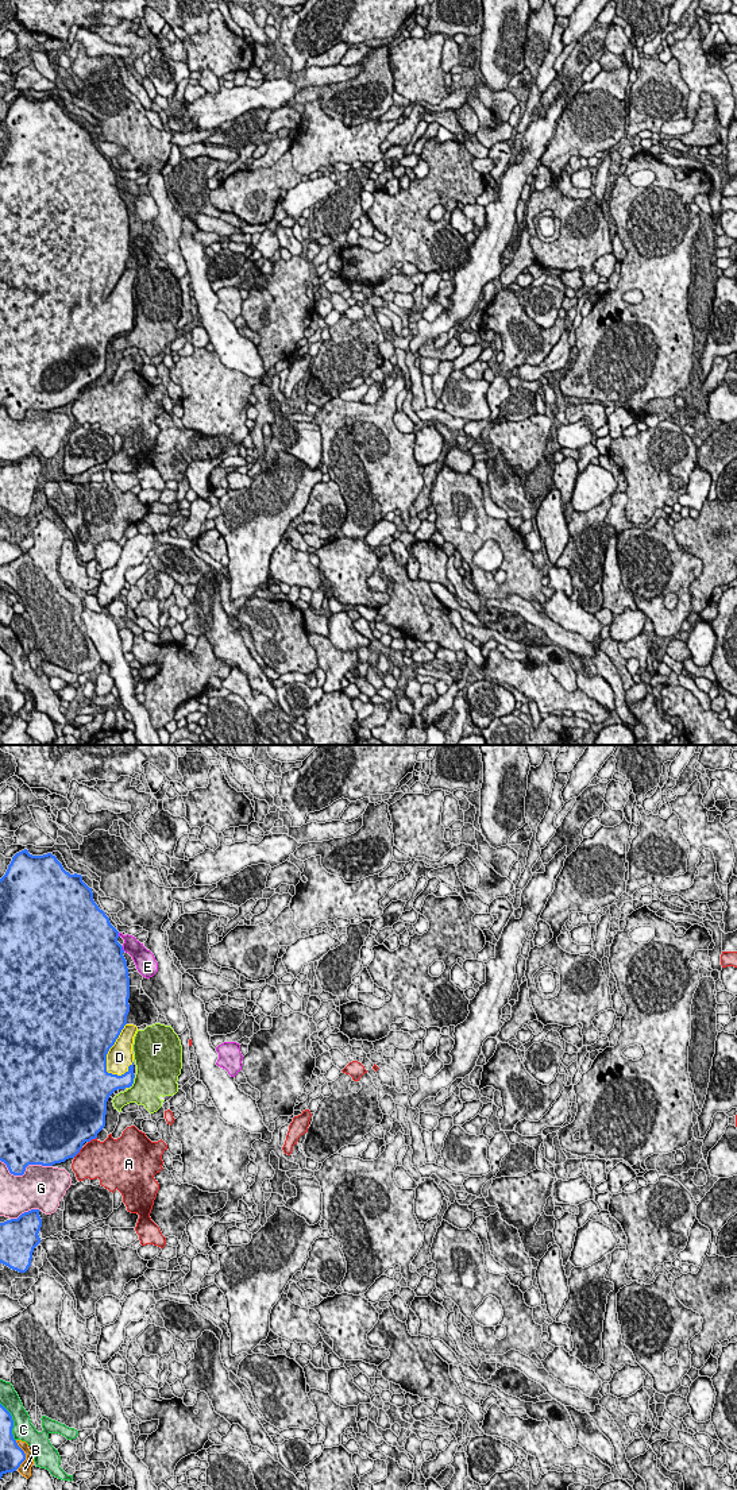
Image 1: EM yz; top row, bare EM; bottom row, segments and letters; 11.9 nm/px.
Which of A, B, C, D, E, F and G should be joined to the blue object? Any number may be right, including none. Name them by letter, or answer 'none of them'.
D

